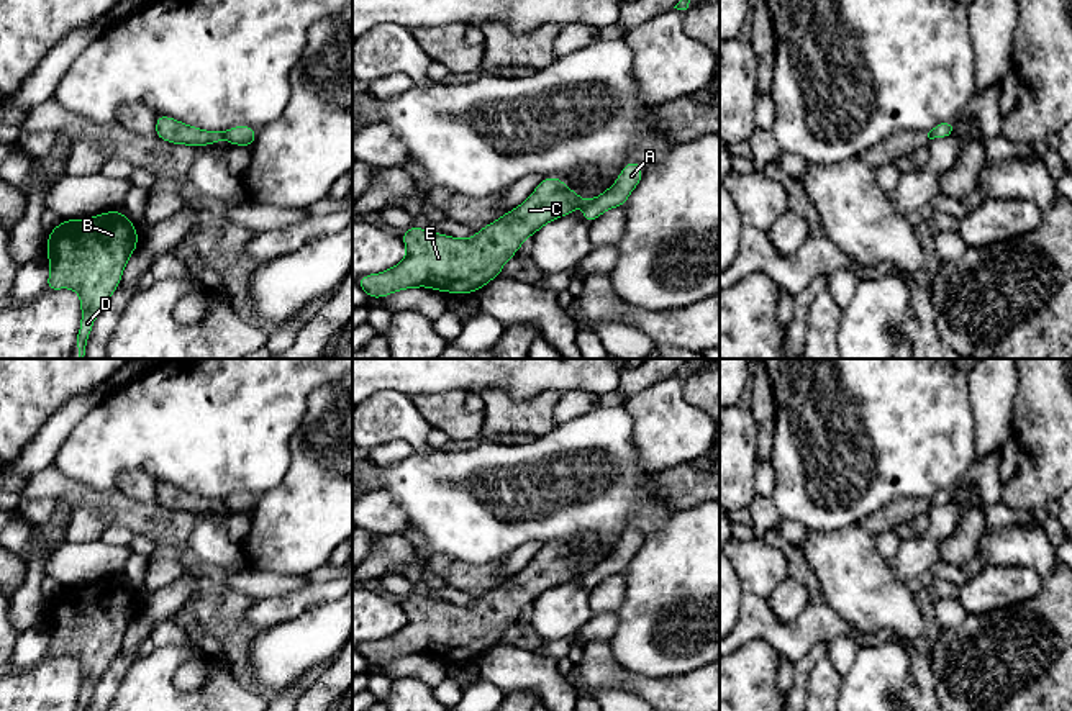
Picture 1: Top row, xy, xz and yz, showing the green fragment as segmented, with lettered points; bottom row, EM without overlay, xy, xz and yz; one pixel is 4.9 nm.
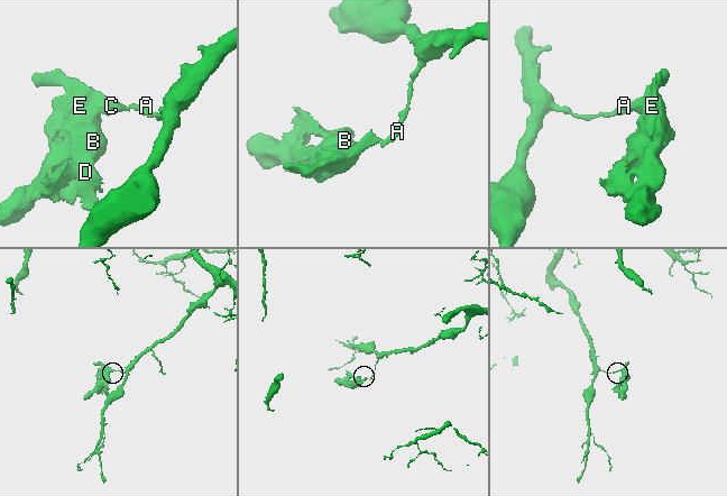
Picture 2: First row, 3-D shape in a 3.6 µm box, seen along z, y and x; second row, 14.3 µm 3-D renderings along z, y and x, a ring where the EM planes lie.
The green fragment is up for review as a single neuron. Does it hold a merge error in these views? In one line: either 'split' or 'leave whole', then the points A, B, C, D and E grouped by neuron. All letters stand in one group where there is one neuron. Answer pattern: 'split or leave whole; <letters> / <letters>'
split; A / B C D E

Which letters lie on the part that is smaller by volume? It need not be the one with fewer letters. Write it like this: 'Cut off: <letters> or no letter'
Cut off: B, C, D, E

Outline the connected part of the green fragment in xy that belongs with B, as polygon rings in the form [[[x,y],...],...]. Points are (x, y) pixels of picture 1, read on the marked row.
[[[120,210],[85,220],[64,220],[48,233],[51,272],[46,290],[72,288],[80,297],[82,319],[77,334],[84,359],[92,326],[121,282],[138,244],[138,233]]]

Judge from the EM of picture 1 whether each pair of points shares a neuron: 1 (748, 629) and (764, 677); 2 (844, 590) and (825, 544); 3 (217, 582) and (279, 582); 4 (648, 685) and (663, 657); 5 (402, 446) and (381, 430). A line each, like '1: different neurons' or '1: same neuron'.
1: different neurons
2: same neuron
3: same neuron
4: different neurons
5: different neurons

